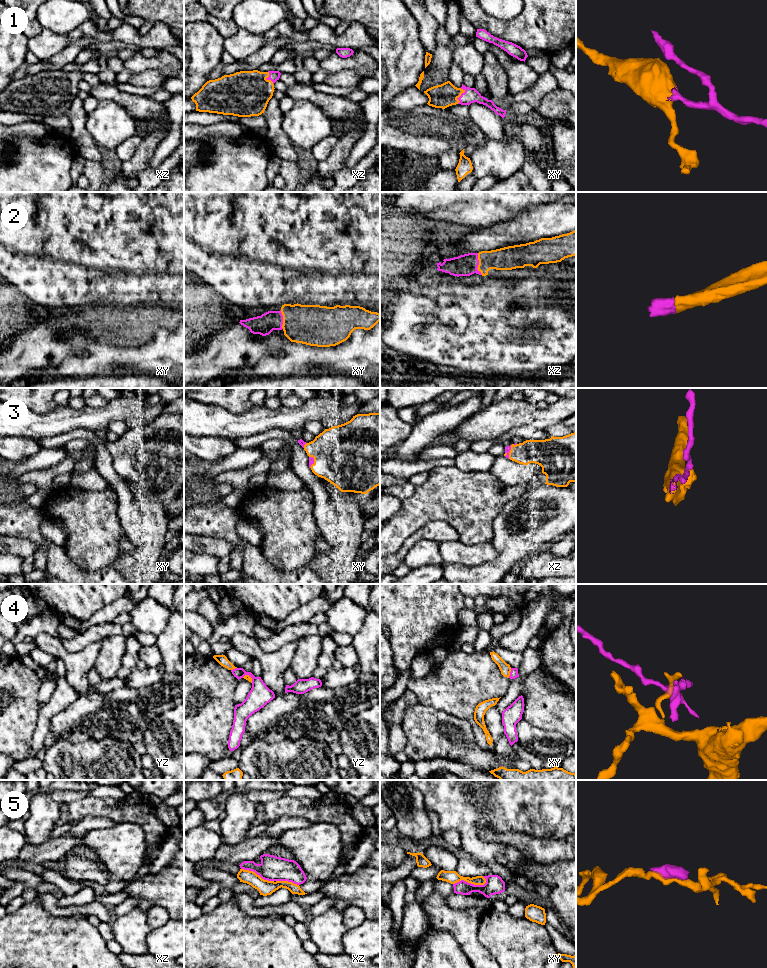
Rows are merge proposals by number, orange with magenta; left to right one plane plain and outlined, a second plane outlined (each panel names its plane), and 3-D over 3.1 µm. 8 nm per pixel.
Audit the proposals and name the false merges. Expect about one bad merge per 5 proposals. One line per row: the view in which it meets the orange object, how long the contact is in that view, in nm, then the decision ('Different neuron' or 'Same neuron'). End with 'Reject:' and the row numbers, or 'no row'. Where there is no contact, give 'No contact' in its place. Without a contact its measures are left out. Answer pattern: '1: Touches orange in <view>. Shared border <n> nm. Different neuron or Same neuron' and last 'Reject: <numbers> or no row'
1: Touches orange in xy. Shared border 130 nm. Same neuron
2: Touches orange in xz. Shared border 180 nm. Same neuron
3: Touches orange in xz. Shared border 110 nm. Same neuron
4: Touches orange in xy. Shared border 80 nm. Different neuron
5: Touches orange in xy. Shared border 280 nm. Different neuron
Reject: 4, 5

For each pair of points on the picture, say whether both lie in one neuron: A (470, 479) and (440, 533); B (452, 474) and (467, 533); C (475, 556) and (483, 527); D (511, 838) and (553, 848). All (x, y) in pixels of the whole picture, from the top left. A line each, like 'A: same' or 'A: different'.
A: different
B: same
C: different
D: same

